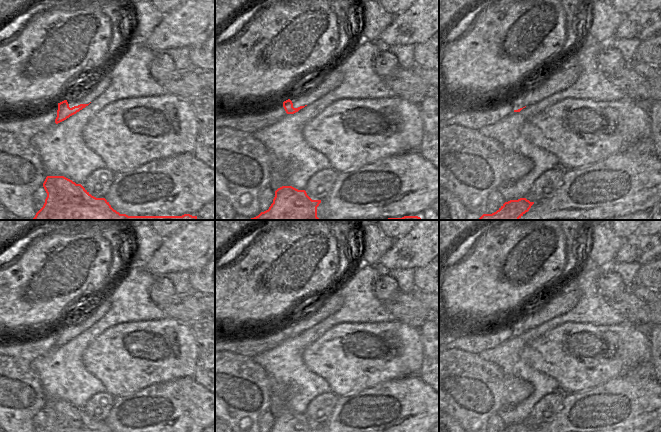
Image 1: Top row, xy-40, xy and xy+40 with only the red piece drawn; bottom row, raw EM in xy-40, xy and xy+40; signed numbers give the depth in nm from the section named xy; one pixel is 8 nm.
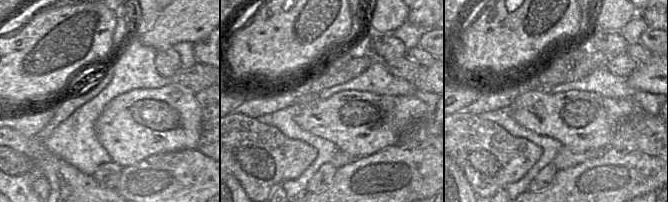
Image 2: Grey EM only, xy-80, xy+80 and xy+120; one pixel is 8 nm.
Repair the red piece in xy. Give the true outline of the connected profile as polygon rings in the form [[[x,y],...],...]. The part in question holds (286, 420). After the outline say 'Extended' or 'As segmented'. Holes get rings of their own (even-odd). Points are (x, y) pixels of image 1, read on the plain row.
[[[282,410],[275,415],[273,427],[269,432],[317,432],[321,424],[312,424],[305,414],[292,410]]]. As segmented

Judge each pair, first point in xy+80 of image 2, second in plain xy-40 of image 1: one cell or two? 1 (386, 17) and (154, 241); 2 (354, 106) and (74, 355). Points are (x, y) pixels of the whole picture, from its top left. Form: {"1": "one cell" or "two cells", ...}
{"1": "one cell", "2": "two cells"}

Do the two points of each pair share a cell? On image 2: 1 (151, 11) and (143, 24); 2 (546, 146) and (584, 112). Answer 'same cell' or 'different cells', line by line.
1: same cell
2: different cells

